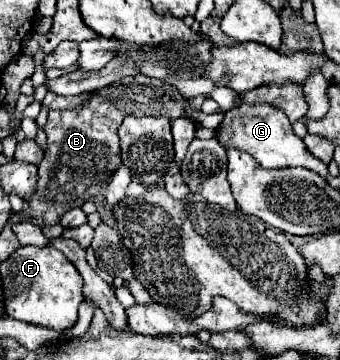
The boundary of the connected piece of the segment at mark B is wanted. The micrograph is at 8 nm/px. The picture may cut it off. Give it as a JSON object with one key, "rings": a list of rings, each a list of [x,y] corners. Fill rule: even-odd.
{"rings":[[[144,74],[138,76],[128,76],[128,80],[120,80],[120,84],[112,84],[108,88],[100,88],[96,92],[96,96],[86,102],[82,108],[76,110],[50,110],[48,114],[48,122],[44,126],[44,132],[48,136],[48,148],[44,154],[44,160],[38,166],[38,184],[36,184],[36,192],[32,198],[24,200],[24,208],[20,210],[22,214],[22,222],[28,222],[44,228],[44,226],[52,226],[60,220],[60,216],[70,210],[70,208],[80,208],[88,198],[94,198],[100,190],[106,188],[114,168],[120,166],[120,146],[118,146],[118,126],[120,120],[126,114],[134,114],[134,116],[168,116],[170,120],[176,120],[184,114],[184,106],[186,106],[186,98],[170,84],[162,82],[162,80],[154,80],[148,78]]]}

